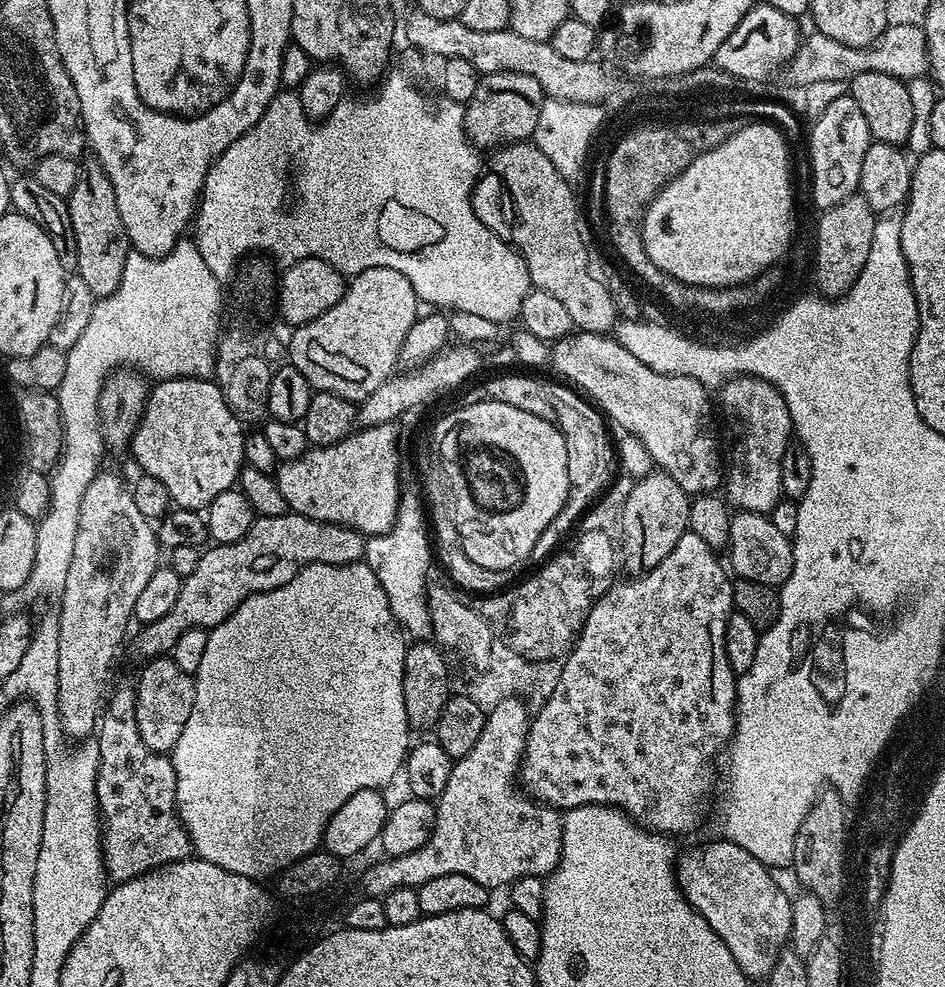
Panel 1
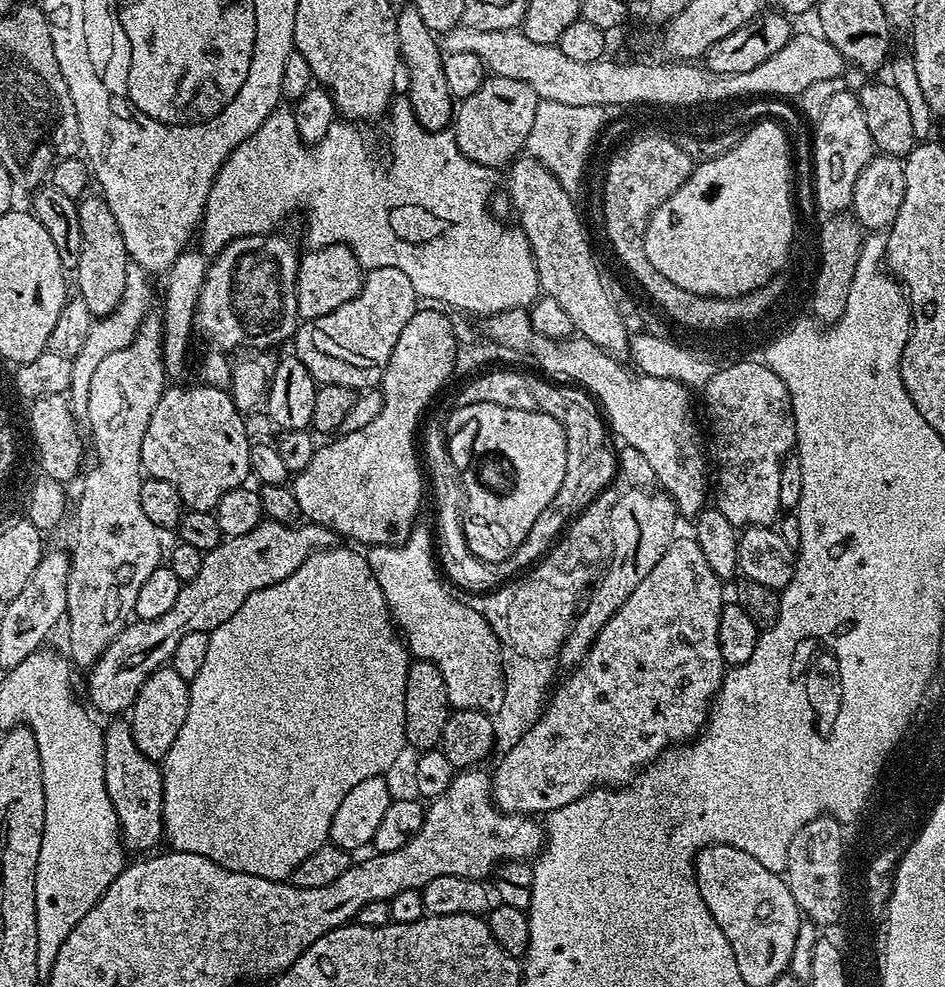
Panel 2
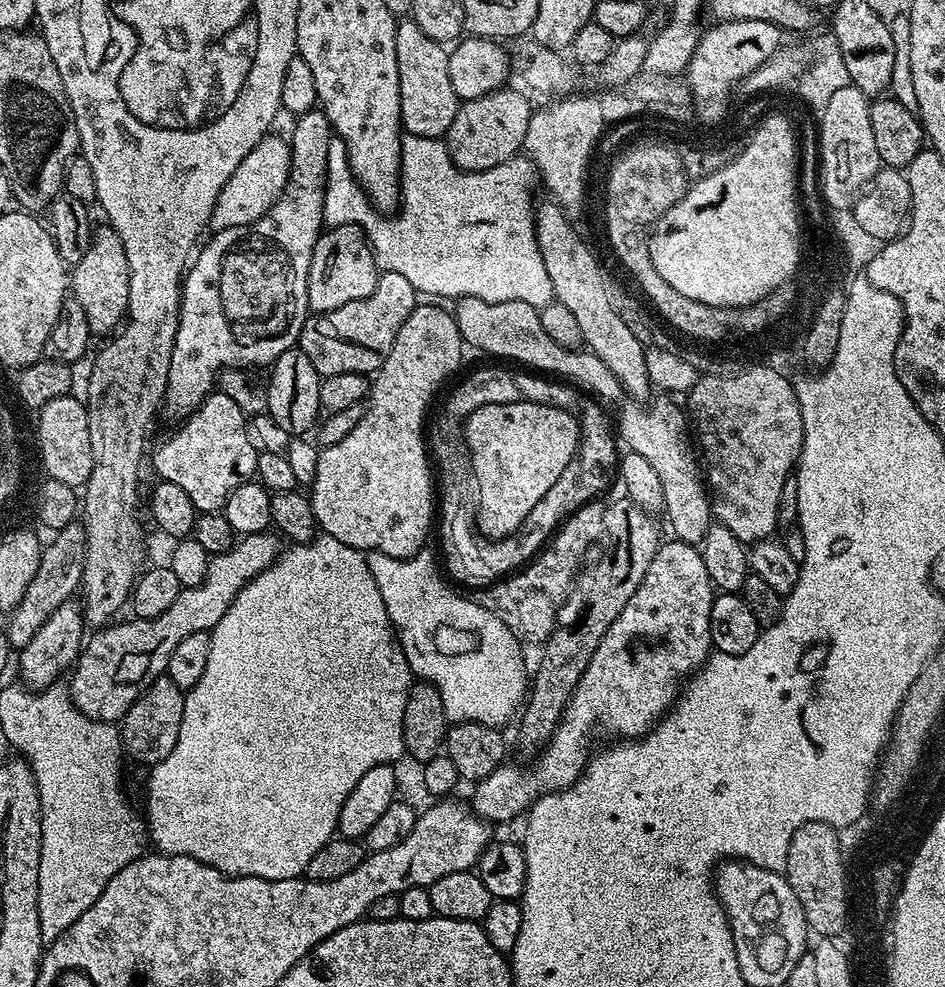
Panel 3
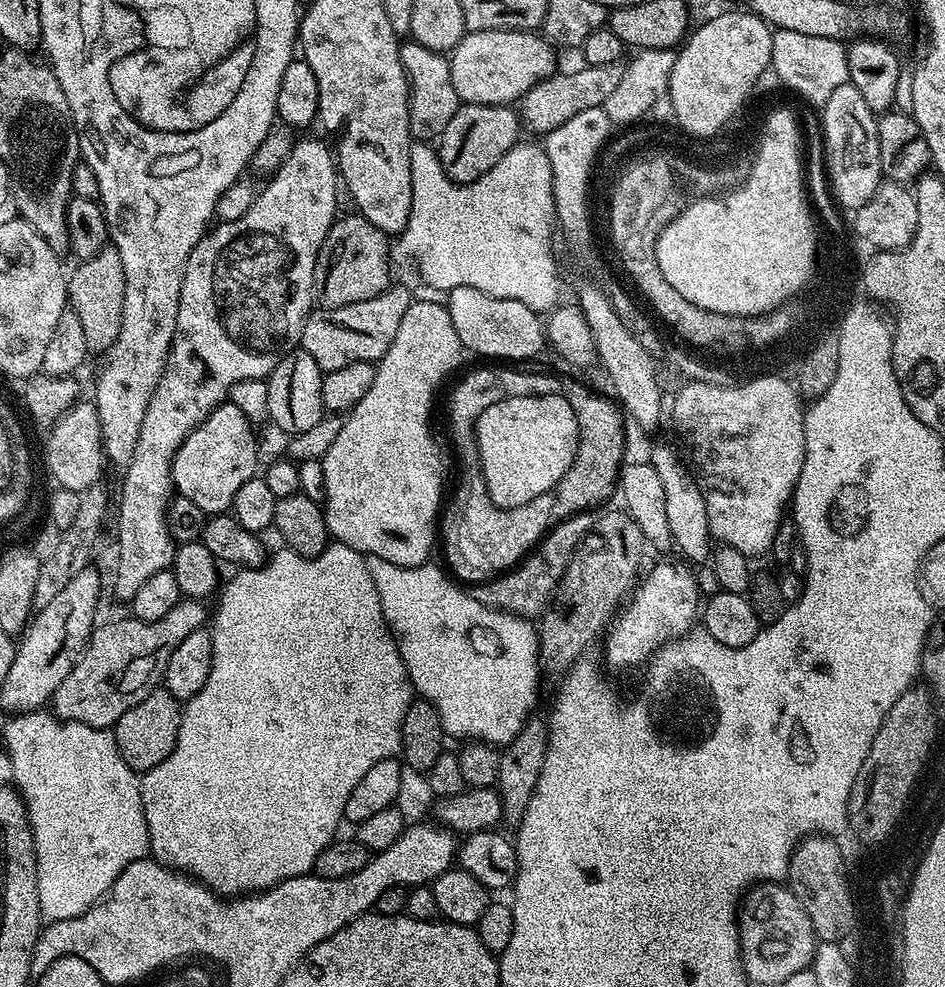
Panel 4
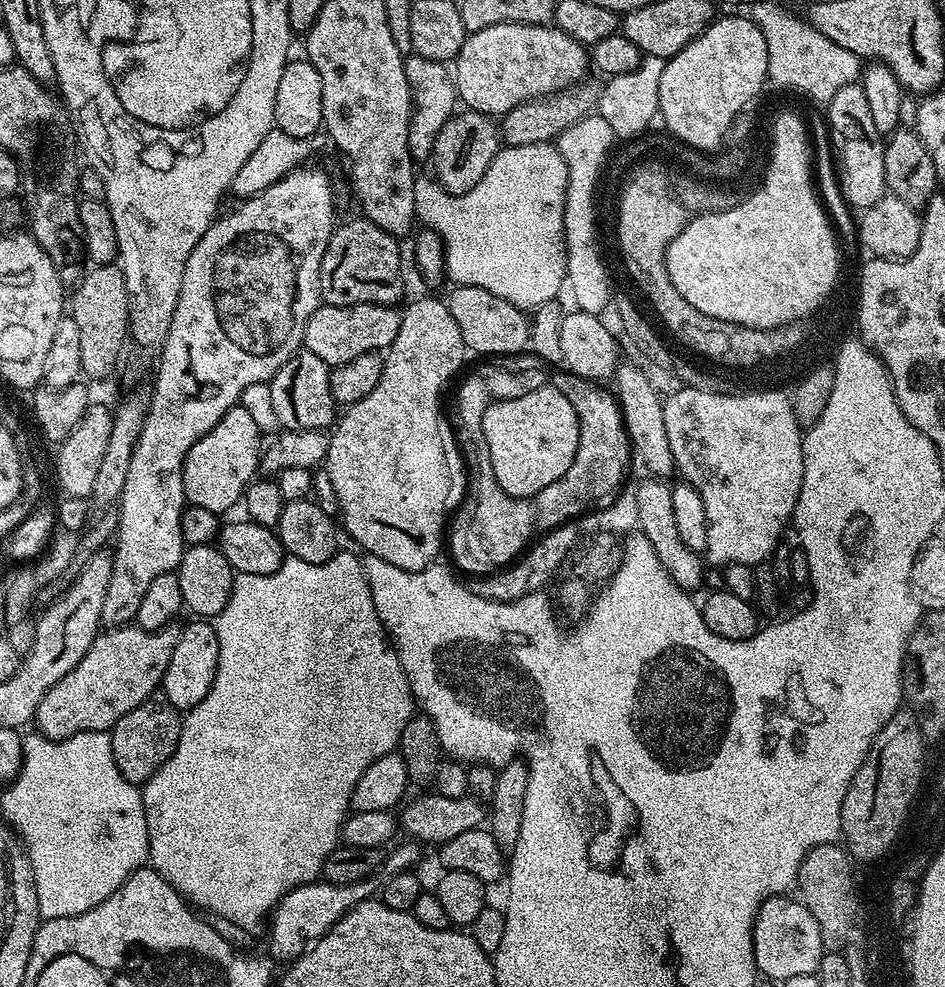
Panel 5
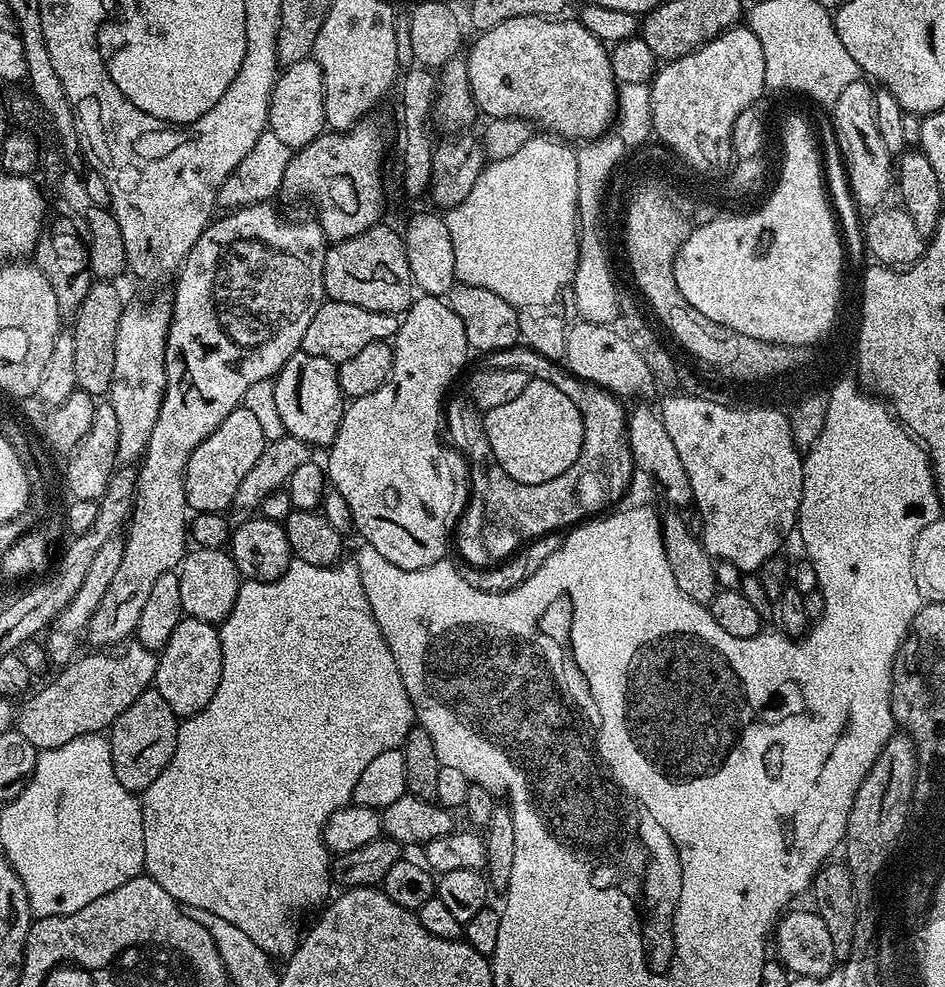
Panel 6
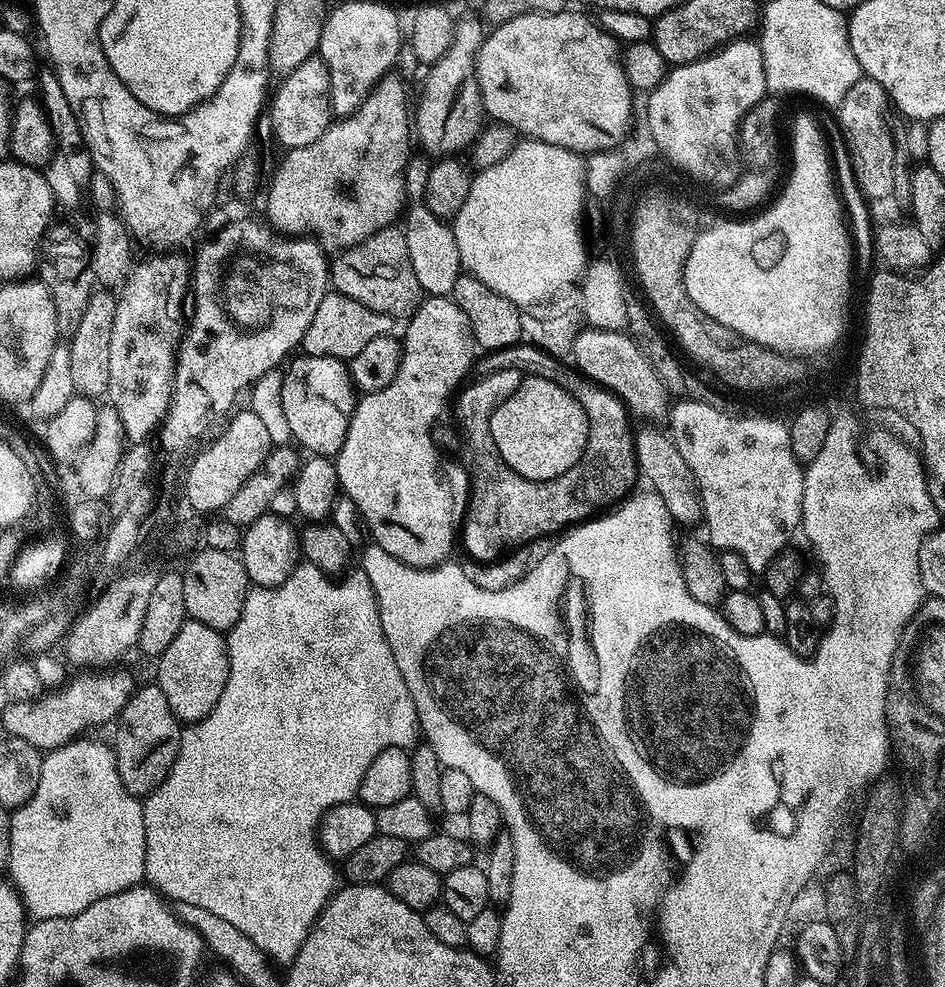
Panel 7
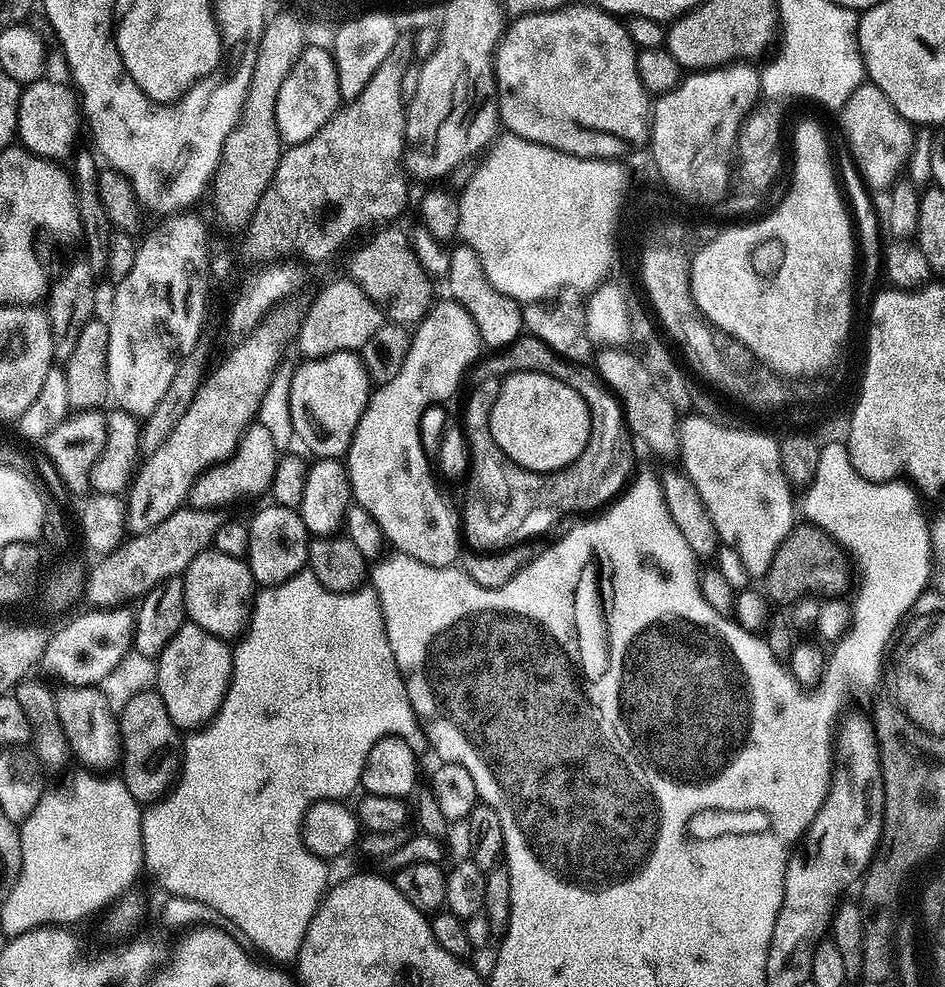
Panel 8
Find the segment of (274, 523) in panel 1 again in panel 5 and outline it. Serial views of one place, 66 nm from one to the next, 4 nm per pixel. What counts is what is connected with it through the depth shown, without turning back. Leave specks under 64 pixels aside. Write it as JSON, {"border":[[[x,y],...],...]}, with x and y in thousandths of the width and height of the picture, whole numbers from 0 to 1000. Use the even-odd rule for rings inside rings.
{"border":[[[183,630],[175,636],[156,640],[145,636],[143,631],[130,634],[119,634],[107,639],[86,670],[59,694],[53,695],[48,705],[40,711],[36,726],[37,741],[50,750],[69,750],[84,742],[114,742],[123,735],[129,723],[138,723],[156,705],[162,704],[170,696],[180,663],[188,655],[192,633]]]}

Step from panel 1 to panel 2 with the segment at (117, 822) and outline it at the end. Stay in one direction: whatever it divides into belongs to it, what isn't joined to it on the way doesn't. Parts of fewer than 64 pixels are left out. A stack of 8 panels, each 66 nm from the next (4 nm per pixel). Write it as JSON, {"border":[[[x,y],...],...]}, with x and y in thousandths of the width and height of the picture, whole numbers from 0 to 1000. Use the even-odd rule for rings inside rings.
{"border":[[[119,727],[110,738],[110,795],[112,804],[116,804],[116,813],[121,817],[121,825],[125,825],[127,845],[132,860],[152,865],[165,854],[170,854],[174,845],[174,830],[171,829],[171,809],[174,807],[174,784],[170,775],[164,770],[154,768],[146,756],[142,756],[140,735],[134,728]]]}

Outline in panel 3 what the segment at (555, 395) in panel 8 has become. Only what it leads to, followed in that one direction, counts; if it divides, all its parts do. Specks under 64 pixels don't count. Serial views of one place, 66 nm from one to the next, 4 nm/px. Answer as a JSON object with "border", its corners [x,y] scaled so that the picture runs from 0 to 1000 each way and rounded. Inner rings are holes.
{"border":[[[551,403],[538,410],[510,411],[491,427],[489,445],[495,454],[495,466],[499,470],[502,492],[508,507],[507,536],[515,546],[531,547],[547,539],[561,520],[572,514],[588,491],[598,485],[611,465],[616,445],[616,430],[605,419],[600,413],[566,409]]]}

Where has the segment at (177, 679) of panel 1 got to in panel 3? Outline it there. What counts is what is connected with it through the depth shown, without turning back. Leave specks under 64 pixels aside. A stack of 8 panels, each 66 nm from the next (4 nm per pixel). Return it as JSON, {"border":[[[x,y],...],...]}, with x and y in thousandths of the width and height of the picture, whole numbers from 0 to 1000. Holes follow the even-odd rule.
{"border":[[[177,683],[169,685],[131,724],[126,735],[127,749],[132,763],[135,762],[148,774],[160,776],[171,772],[188,752],[188,740],[193,740],[196,698],[184,695]]]}

